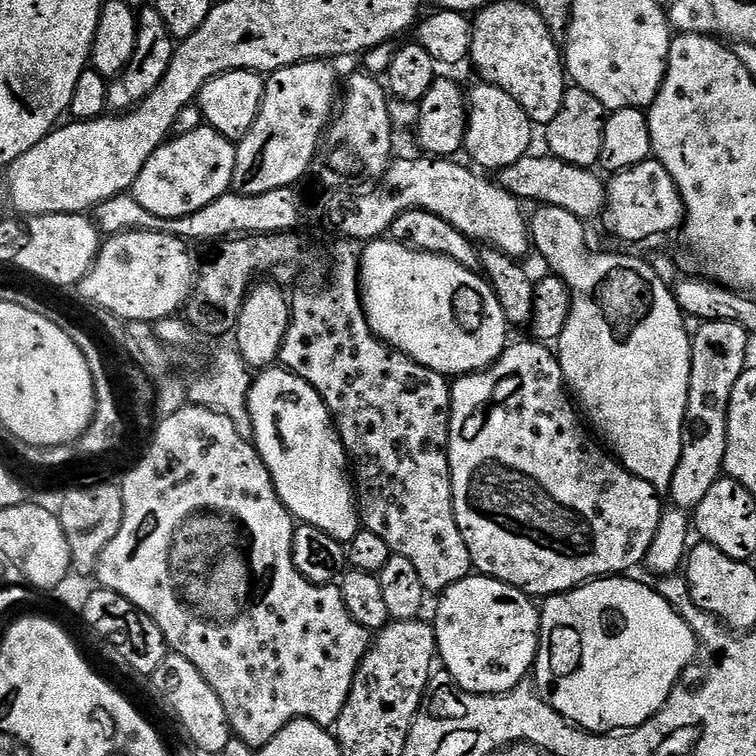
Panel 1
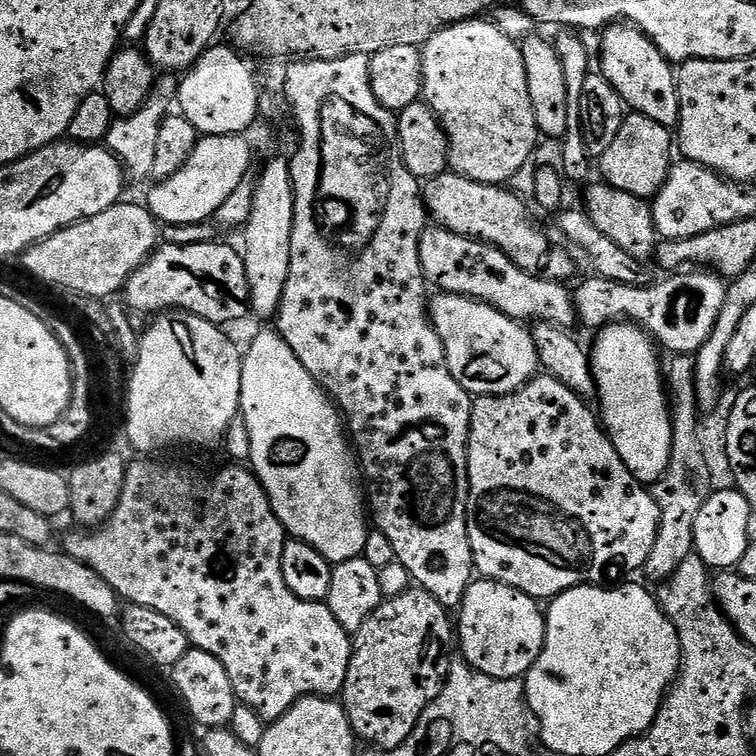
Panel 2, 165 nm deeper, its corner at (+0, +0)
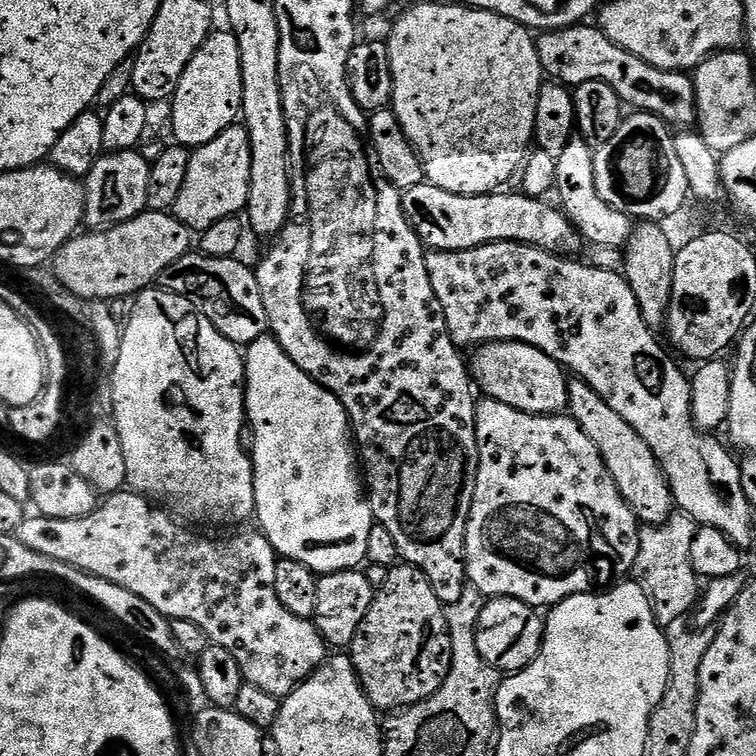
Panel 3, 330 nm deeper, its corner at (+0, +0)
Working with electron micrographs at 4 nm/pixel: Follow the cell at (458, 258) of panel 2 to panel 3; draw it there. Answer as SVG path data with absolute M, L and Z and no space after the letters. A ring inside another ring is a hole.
M503 240L497 244L483 244L477 248L462 250L461 252L429 251L427 258L426 270L430 274L430 282L434 286L434 294L438 294L438 302L442 302L442 310L446 314L448 329L452 335L452 341L456 343L457 348L461 350L469 348L469 350L472 350L477 346L497 344L503 340L517 340L520 344L534 346L538 350L542 350L542 354L546 354L550 358L557 360L575 379L585 380L625 422L630 422L630 427L633 428L634 434L638 434L638 438L642 438L642 442L646 442L646 446L650 446L650 450L656 455L657 462L660 463L660 469L664 471L664 477L668 480L675 507L683 515L695 520L697 525L713 528L714 530L722 530L722 534L726 534L729 542L735 544L741 550L747 550L751 546L752 512L754 512L754 506L746 498L746 490L742 490L742 478L740 477L741 461L739 459L735 460L728 453L729 445L723 439L720 441L718 438L719 435L701 432L696 427L696 423L692 420L692 411L690 410L689 377L677 361L672 361L664 353L665 345L663 343L660 345L656 341L657 333L646 326L646 322L642 318L642 310L634 298L634 290L630 290L628 281L624 279L619 271L607 272L604 268L591 268L590 265L583 264L580 258L558 256L554 252L535 248L532 244L519 244L513 240Z

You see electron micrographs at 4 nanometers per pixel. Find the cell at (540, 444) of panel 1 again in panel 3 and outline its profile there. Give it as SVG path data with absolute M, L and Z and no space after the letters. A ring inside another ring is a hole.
M484 398L476 406L476 441L478 442L478 474L474 486L474 502L470 506L470 518L466 522L464 571L467 583L477 588L481 597L514 598L518 602L526 602L534 609L548 610L571 596L607 589L613 582L631 573L635 559L638 558L641 525L628 503L622 498L618 486L614 486L614 478L610 478L610 470L606 470L606 462L602 462L602 454L598 454L598 446L594 446L594 442L590 442L590 438L582 434L582 426L578 426L578 422L574 422L571 416L567 414L535 416L514 406L506 406L497 400Z

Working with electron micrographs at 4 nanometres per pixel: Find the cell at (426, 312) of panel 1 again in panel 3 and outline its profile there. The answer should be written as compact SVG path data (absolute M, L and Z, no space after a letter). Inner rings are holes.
M503 340L477 347L474 355L476 361L471 361L470 372L475 387L479 391L481 388L487 399L514 406L535 416L554 416L567 409L569 377L560 363L542 354L542 350L520 344L517 340Z

